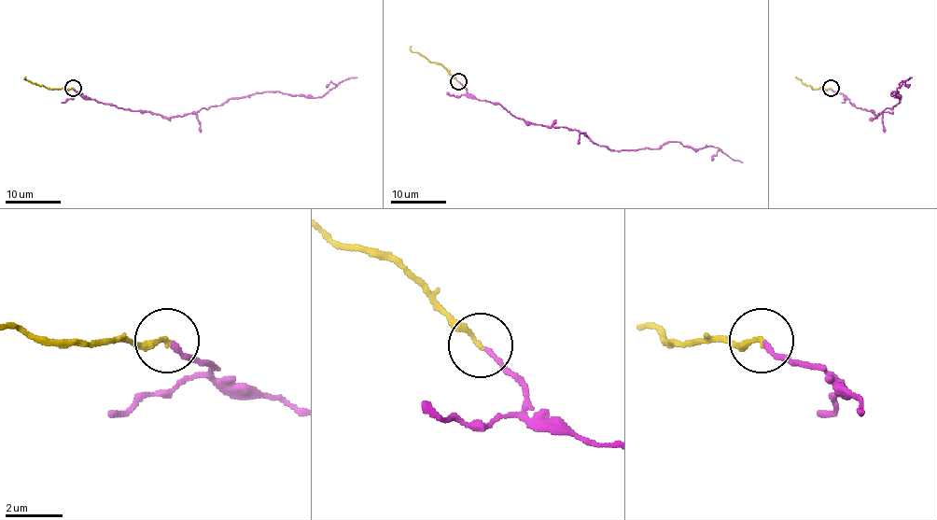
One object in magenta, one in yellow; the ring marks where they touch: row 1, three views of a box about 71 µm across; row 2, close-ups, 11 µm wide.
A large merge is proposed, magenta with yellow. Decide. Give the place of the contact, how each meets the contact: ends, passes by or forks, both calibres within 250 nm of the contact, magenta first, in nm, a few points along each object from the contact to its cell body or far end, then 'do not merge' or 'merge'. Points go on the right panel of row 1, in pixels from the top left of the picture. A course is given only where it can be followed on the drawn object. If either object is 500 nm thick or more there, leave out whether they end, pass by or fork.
place (831, 88); magenta ends; yellow ends; calibres 170 and 200 nm; course magenta (832, 88), (875, 117), (895, 105), (901, 99), (898, 91), (890, 95), (898, 97), (896, 90), (912, 77); course yellow (830, 88), (812, 88), (795, 77); merge

